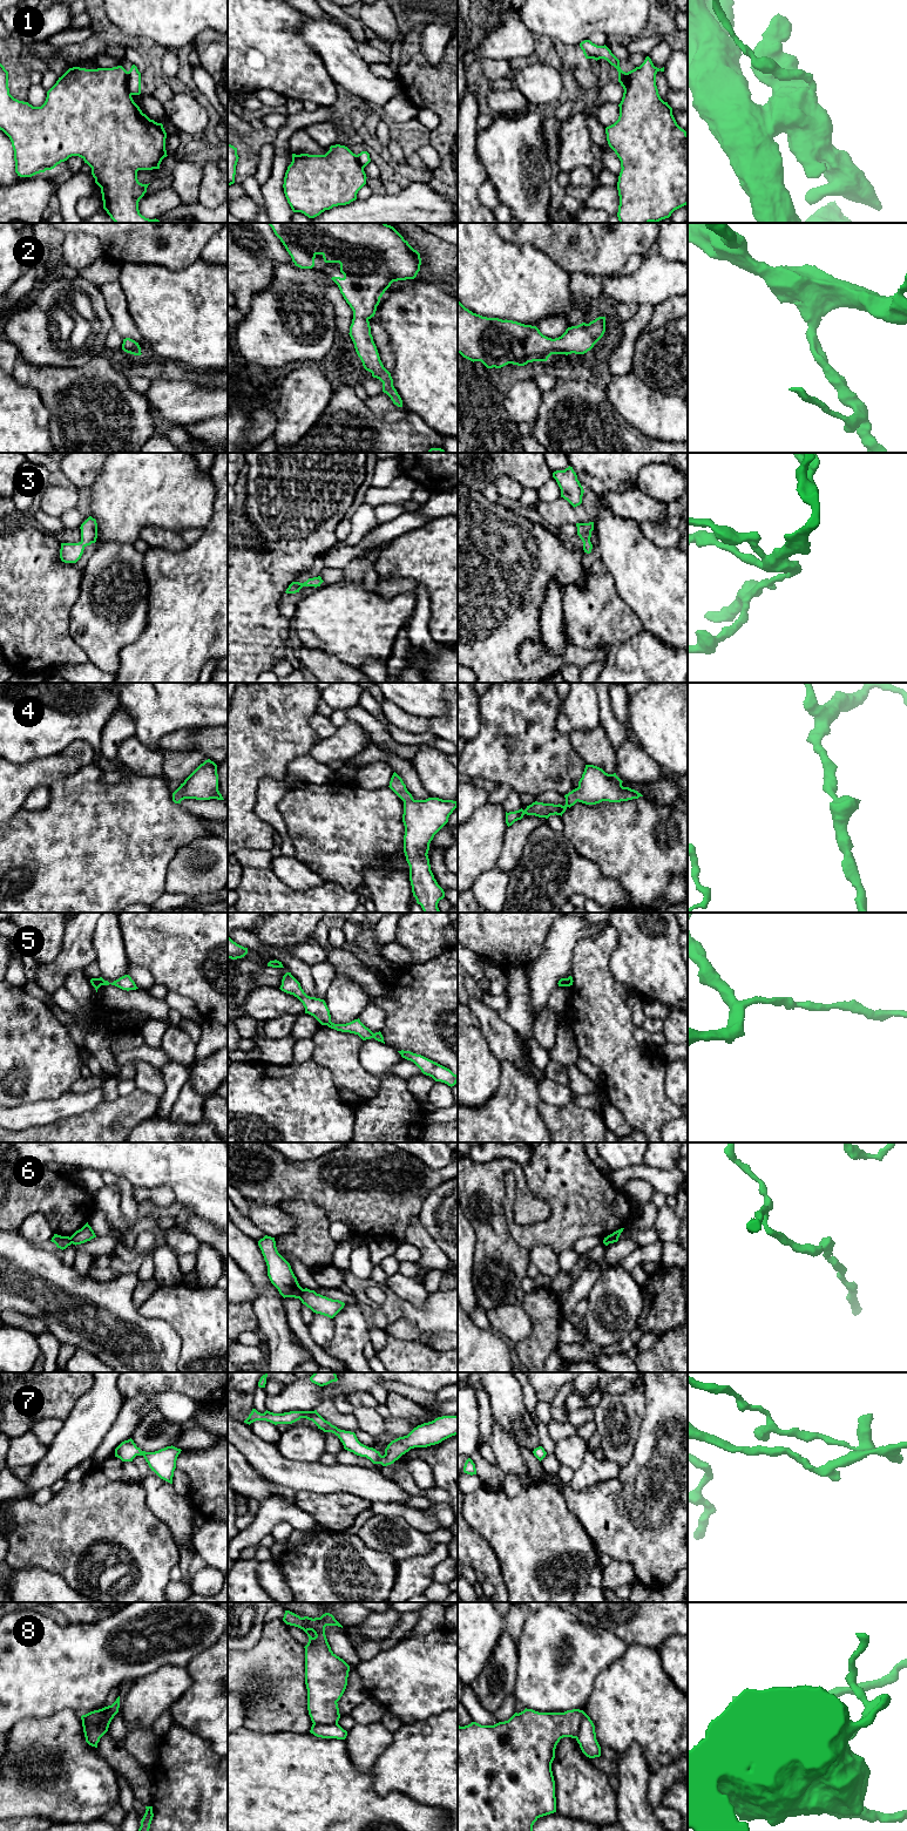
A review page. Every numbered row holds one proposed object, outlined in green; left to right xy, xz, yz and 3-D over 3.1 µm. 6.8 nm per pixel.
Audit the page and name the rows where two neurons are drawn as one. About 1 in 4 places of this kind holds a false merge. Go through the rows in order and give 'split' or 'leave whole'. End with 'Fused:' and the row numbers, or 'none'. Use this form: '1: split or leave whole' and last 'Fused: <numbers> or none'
1: leave whole
2: leave whole
3: leave whole
4: leave whole
5: split
6: split
7: leave whole
8: split
Fused: 5, 6, 8

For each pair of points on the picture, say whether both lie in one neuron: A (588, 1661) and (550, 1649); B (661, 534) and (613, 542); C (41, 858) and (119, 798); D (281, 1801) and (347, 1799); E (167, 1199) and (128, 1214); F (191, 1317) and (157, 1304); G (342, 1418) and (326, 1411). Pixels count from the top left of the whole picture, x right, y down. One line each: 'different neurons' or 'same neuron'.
A: same neuron
B: different neurons
C: same neuron
D: same neuron
E: different neurons
F: same neuron
G: same neuron

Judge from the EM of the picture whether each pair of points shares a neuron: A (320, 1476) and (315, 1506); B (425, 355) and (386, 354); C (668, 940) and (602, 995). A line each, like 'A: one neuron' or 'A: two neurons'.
A: two neurons
B: two neurons
C: two neurons

